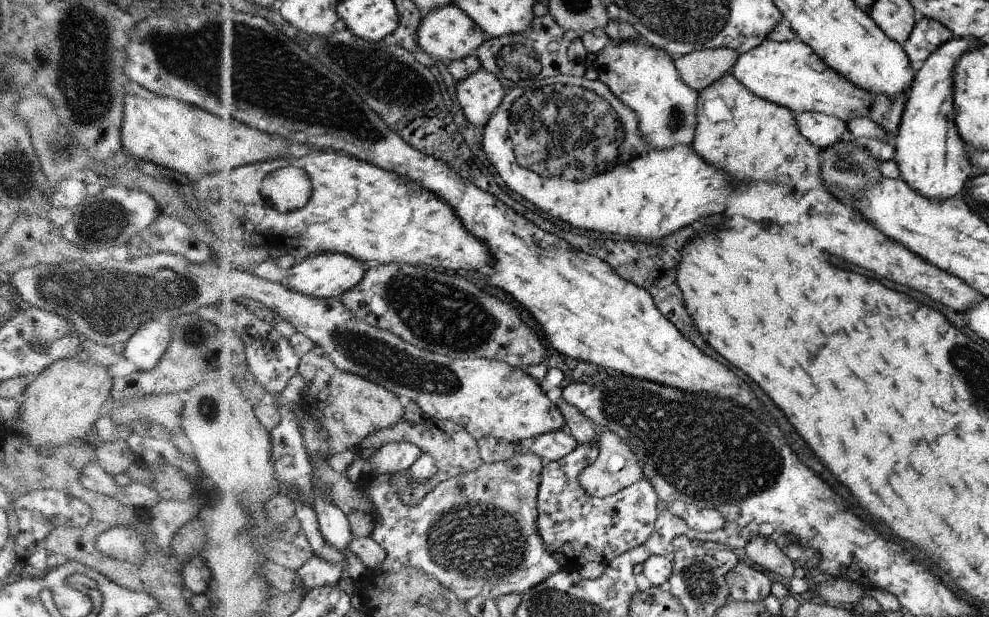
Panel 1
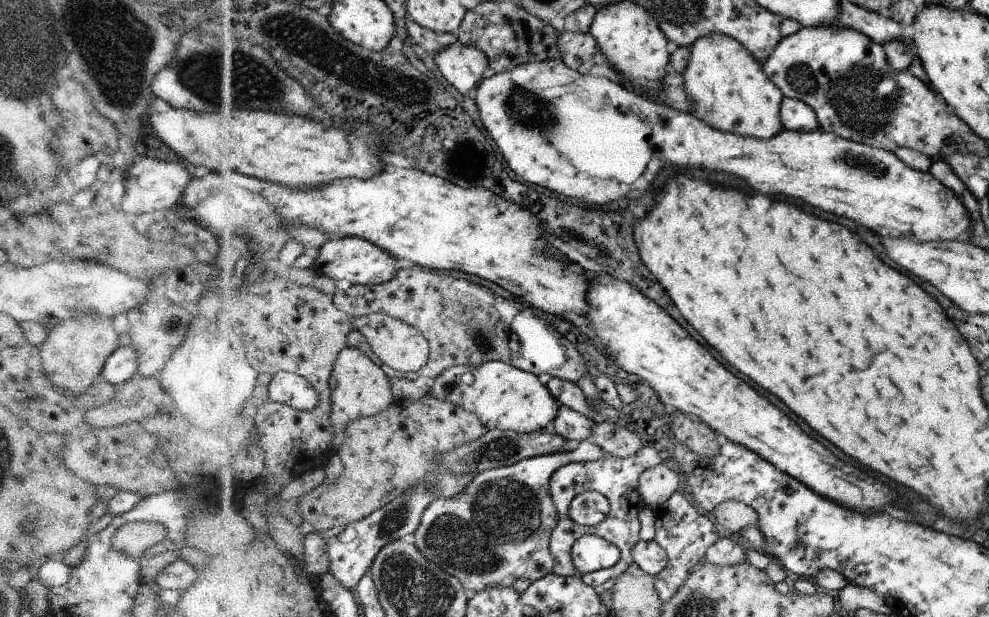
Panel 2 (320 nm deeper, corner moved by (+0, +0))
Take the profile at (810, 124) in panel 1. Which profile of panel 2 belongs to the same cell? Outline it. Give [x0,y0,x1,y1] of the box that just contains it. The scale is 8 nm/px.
[781,97,820,132]

